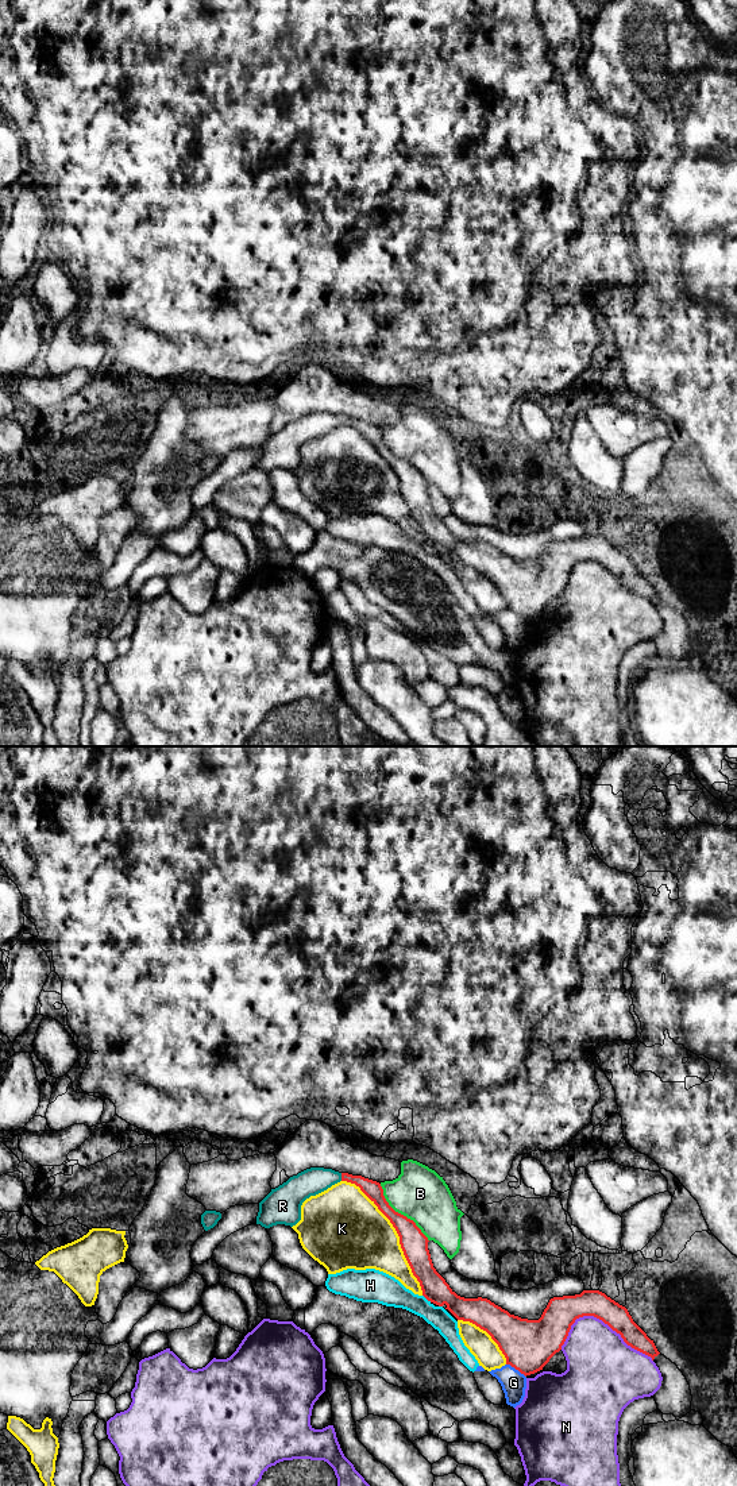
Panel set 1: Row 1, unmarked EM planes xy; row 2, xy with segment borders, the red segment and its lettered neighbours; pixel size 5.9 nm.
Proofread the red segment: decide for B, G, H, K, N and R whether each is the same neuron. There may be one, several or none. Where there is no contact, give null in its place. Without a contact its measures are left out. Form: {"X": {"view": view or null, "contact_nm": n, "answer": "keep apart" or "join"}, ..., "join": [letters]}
{"B": {"view": "xy", "contact_nm": 460, "answer": "keep apart"}, "G": {"view": "xy", "contact_nm": 150, "answer": "keep apart"}, "H": {"view": "xy", "contact_nm": 70, "answer": "keep apart"}, "K": {"view": "xy", "contact_nm": 850, "answer": "keep apart"}, "N": {"view": "xy", "contact_nm": 550, "answer": "keep apart"}, "R": {"view": "xy", "contact_nm": 50, "answer": "join"}, "join": ["R"]}

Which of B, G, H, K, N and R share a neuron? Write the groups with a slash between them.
B / G H / K / N / R

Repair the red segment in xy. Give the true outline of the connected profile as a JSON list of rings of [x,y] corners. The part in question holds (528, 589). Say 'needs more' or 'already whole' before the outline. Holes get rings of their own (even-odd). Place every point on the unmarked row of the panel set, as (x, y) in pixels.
needs more; [[[310,412],[290,421],[259,447],[256,468],[270,472],[277,468],[296,470],[301,464],[301,449],[332,429],[347,425],[355,428],[390,464],[400,480],[404,499],[413,520],[420,526],[422,540],[439,549],[447,549],[458,564],[470,566],[486,575],[498,588],[510,609],[521,618],[535,618],[562,594],[576,563],[594,560],[621,579],[632,593],[652,605],[660,598],[647,578],[633,566],[628,553],[599,534],[553,541],[539,564],[521,563],[487,543],[458,540],[433,512],[428,482],[416,467],[395,456],[383,440],[379,426],[339,417],[332,413]]]

